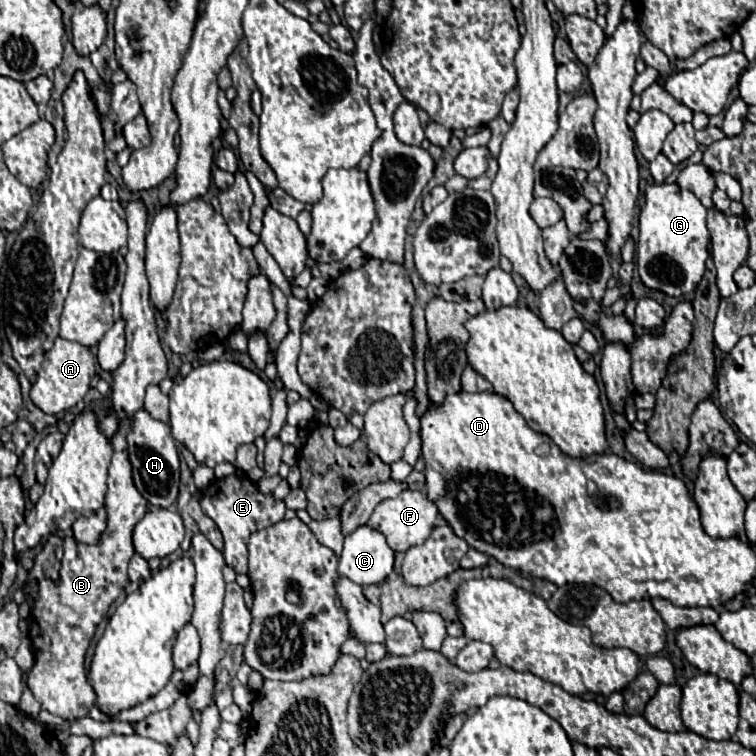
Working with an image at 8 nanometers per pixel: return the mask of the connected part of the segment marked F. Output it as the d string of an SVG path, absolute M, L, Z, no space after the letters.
M404 490L398 498L390 498L378 504L374 514L368 520L368 526L380 530L386 536L386 542L394 552L406 552L408 548L426 542L426 538L434 530L436 516L438 516L438 508L434 506L434 502L426 498L424 492Z

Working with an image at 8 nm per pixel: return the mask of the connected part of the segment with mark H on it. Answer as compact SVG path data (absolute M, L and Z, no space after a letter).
M140 410L132 416L132 428L128 432L128 452L130 464L134 470L134 484L148 504L158 508L170 508L178 498L180 486L180 460L176 442L170 434L170 426L154 420L146 410Z

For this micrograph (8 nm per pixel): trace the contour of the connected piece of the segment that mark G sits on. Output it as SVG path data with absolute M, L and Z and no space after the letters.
M652 184L646 188L646 204L640 210L638 228L638 274L644 286L674 298L692 294L704 276L710 240L706 208L698 198L688 190L682 190L678 184Z

